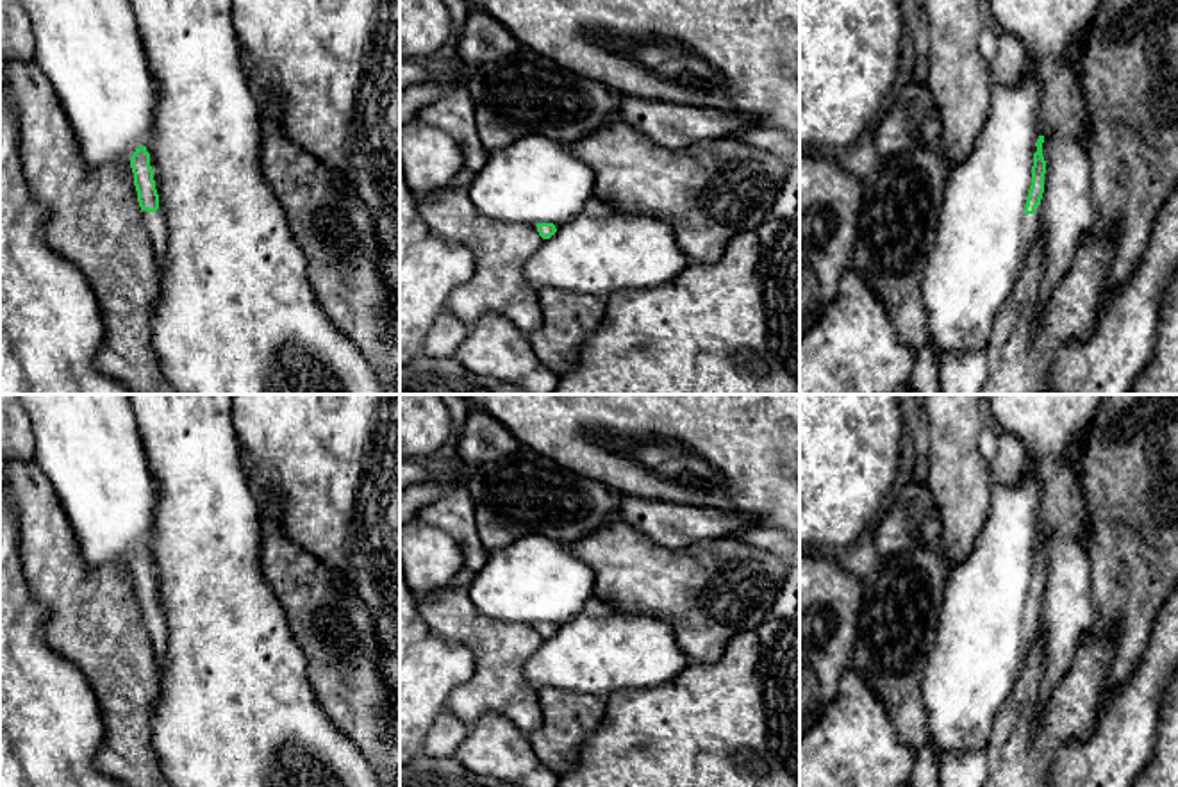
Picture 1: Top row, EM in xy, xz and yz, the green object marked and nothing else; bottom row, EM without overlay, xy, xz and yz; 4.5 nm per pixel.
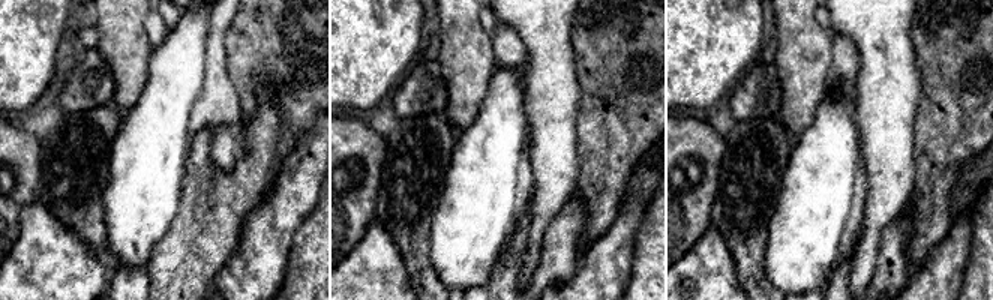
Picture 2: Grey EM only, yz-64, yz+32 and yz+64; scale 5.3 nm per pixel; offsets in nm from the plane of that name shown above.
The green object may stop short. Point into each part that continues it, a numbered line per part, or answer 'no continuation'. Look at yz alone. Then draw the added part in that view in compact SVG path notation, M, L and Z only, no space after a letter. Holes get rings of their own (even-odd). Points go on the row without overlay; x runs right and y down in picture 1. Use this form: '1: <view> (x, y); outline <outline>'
1: yz (1030, 621); outline M1041 605L1035 607L1033 614L1023 616L1023 662L1039 630L1041 630Z

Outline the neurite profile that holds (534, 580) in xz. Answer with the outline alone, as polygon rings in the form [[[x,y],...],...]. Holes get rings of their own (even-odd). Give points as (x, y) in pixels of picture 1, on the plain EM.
[[[532,537],[491,551],[477,571],[469,598],[480,614],[505,625],[564,625],[582,614],[593,591],[594,571],[571,553],[569,544]]]

